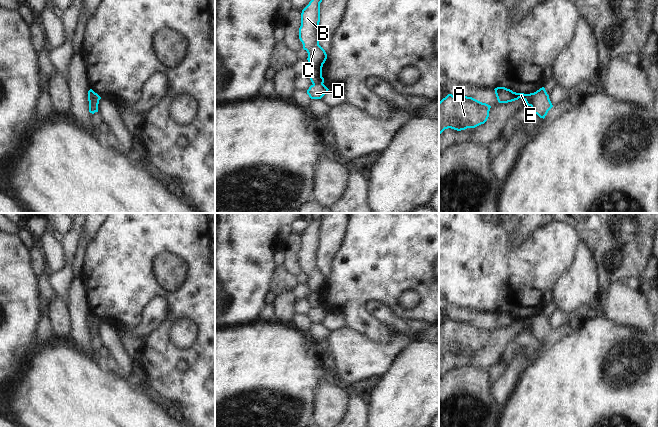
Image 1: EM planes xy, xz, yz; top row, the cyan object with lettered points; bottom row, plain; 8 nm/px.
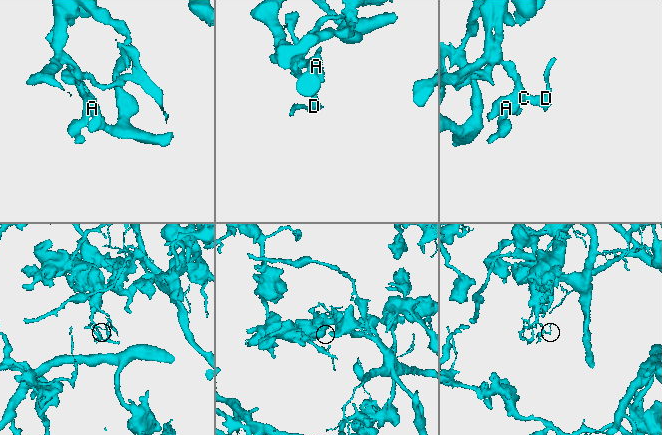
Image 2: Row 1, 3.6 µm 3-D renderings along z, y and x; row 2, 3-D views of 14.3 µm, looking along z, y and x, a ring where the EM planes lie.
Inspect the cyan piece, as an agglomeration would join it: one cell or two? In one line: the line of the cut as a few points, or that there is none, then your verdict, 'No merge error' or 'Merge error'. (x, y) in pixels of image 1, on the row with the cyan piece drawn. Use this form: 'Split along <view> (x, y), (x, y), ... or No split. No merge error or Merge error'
Split along yz (533, 93), (533, 102), (530, 105). Merge error

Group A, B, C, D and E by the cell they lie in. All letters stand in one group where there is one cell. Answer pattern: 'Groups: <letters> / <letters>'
Groups: A B C E / D

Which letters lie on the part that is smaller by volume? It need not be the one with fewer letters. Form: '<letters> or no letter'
D

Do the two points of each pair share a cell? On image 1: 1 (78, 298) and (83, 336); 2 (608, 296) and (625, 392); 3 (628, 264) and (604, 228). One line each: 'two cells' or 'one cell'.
1: one cell
2: two cells
3: one cell

